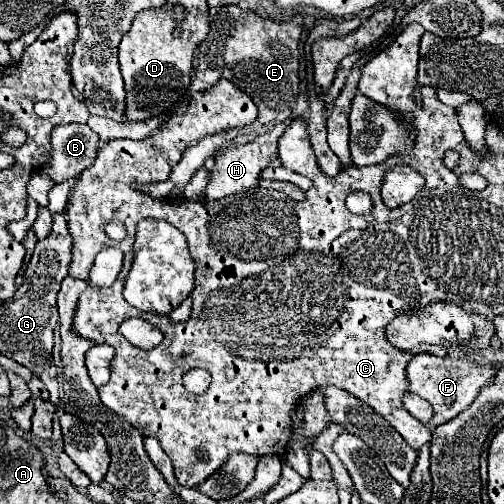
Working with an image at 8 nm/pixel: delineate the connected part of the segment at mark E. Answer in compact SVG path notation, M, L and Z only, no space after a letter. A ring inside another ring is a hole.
M224 5L210 9L210 33L198 47L198 67L194 71L194 79L190 91L206 91L214 87L220 77L232 81L238 89L252 97L258 107L258 119L246 131L262 131L268 125L276 125L278 119L288 119L292 107L296 105L300 93L300 79L298 79L298 41L300 41L302 27L296 21L278 23L272 19L262 19L254 11L244 11L238 5Z

